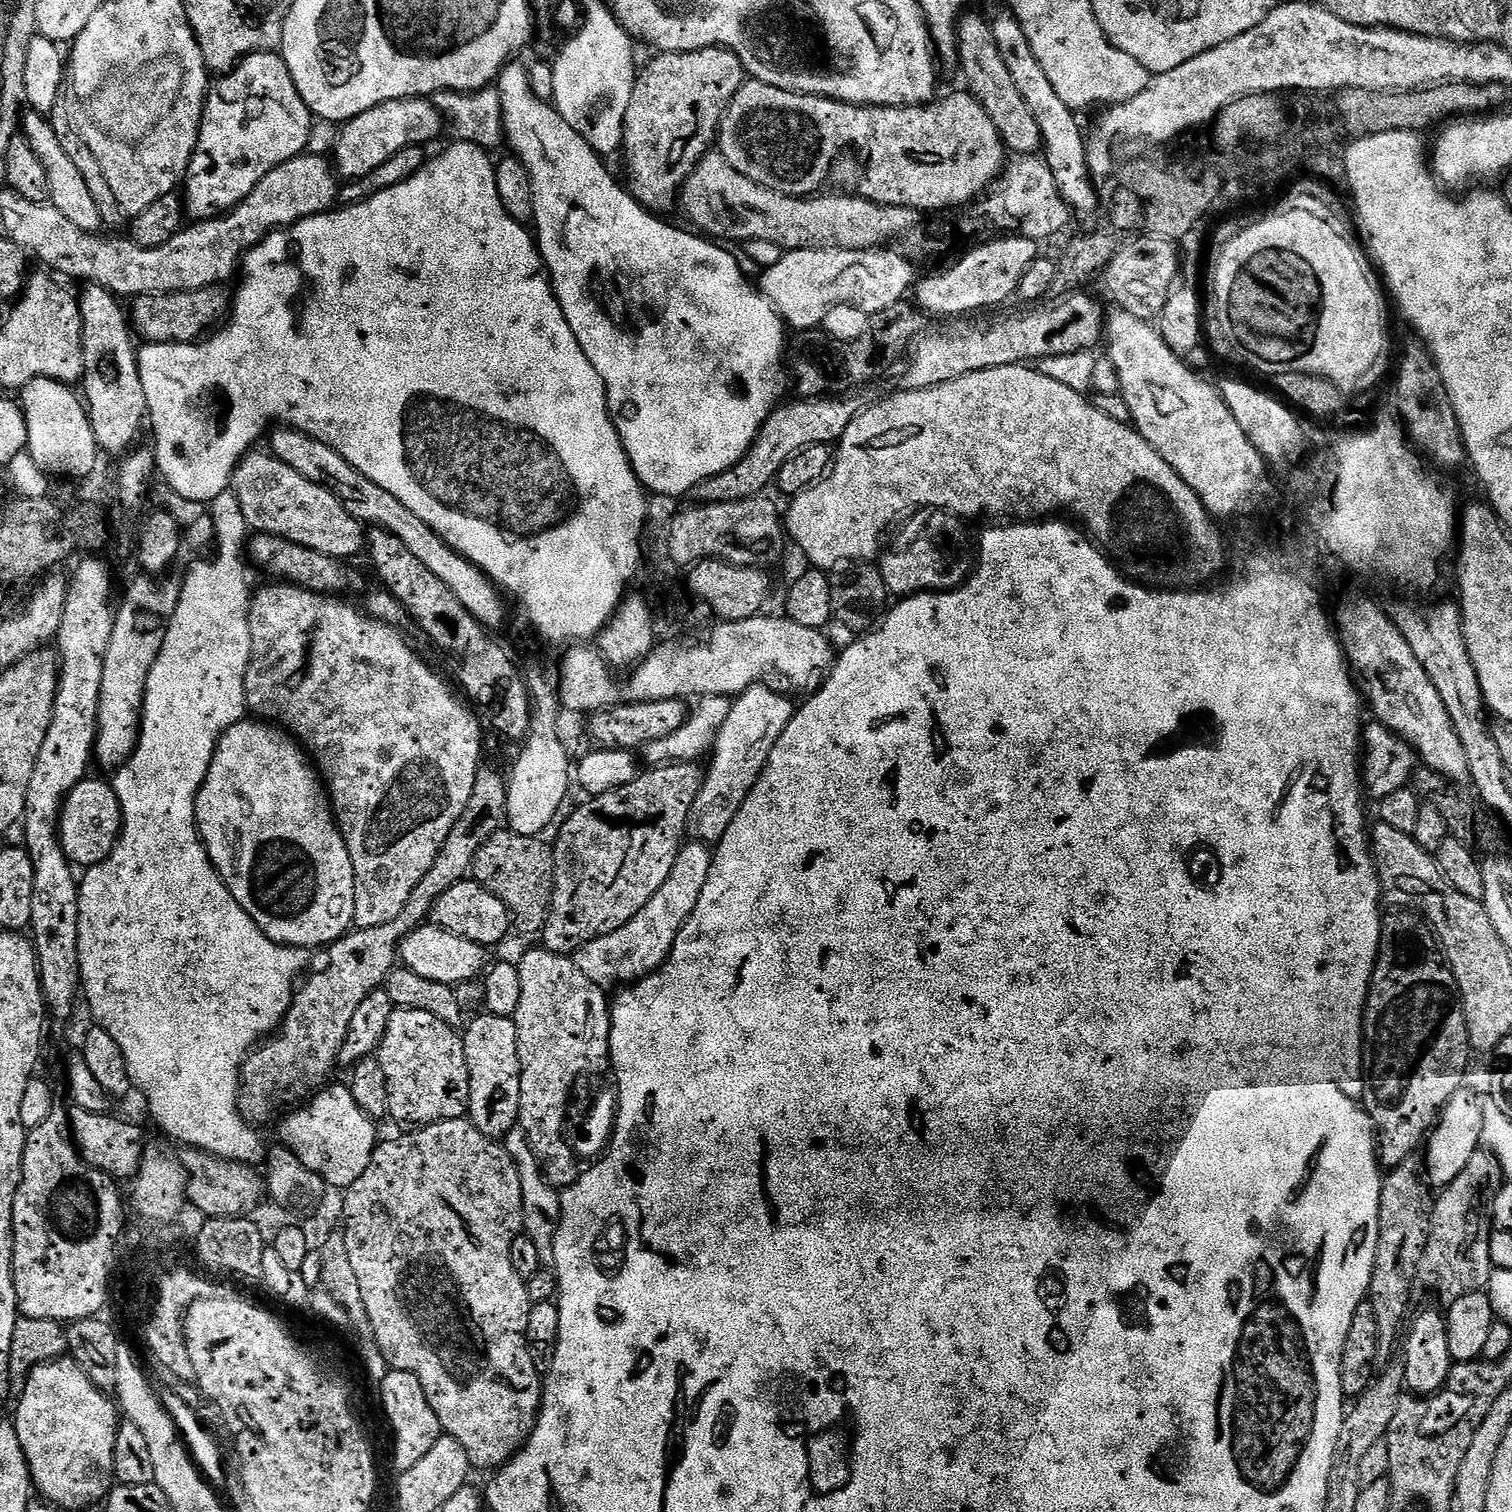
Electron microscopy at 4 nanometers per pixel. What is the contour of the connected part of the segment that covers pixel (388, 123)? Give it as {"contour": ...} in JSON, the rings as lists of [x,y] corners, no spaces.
{"contour":[[[411,96],[405,100],[382,102],[343,125],[336,140],[334,167],[345,181],[351,182],[378,170],[382,162],[394,158],[398,150],[428,146],[431,140],[445,135],[446,123],[443,114],[432,104],[431,99]]]}

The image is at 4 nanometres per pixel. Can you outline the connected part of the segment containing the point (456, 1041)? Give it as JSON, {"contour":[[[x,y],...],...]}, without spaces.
{"contour":[[[396,1008],[390,1018],[390,1026],[386,1026],[386,1034],[380,1043],[378,1059],[382,1066],[382,1074],[386,1074],[388,1083],[388,1116],[396,1119],[400,1124],[412,1124],[408,1126],[423,1126],[425,1124],[437,1124],[443,1120],[462,1120],[467,1117],[468,1103],[470,1102],[470,1070],[466,1066],[466,1050],[461,1033],[455,1028],[451,1028],[440,1018],[428,1014],[426,1010]]]}

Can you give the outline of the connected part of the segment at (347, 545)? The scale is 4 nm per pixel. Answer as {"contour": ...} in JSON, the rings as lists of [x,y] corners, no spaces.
{"contour":[[[249,451],[240,461],[230,485],[253,533],[265,532],[286,538],[298,546],[318,550],[318,554],[333,556],[335,560],[347,561],[348,556],[356,556],[359,552],[361,555],[365,551],[365,525],[352,516],[334,493],[310,482],[310,478],[302,478],[298,470],[290,470],[286,462],[267,451],[256,451]]]}

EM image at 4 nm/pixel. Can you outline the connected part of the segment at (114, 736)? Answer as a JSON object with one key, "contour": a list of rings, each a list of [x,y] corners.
{"contour":[[[139,574],[132,580],[132,585],[124,592],[124,597],[119,597],[118,607],[116,608],[116,621],[114,622],[114,634],[110,634],[110,646],[106,646],[106,662],[102,666],[102,688],[100,690],[100,705],[98,706],[98,722],[96,723],[96,748],[94,751],[94,760],[98,765],[104,768],[115,770],[121,768],[126,761],[132,756],[132,751],[136,748],[136,744],[140,741],[140,719],[144,713],[144,695],[146,694],[146,682],[150,678],[150,670],[154,666],[154,662],[158,658],[158,654],[162,650],[162,642],[164,641],[164,629],[166,622],[172,619],[174,610],[180,601],[180,585],[181,581],[168,580],[169,578],[157,578],[147,574]]]}

